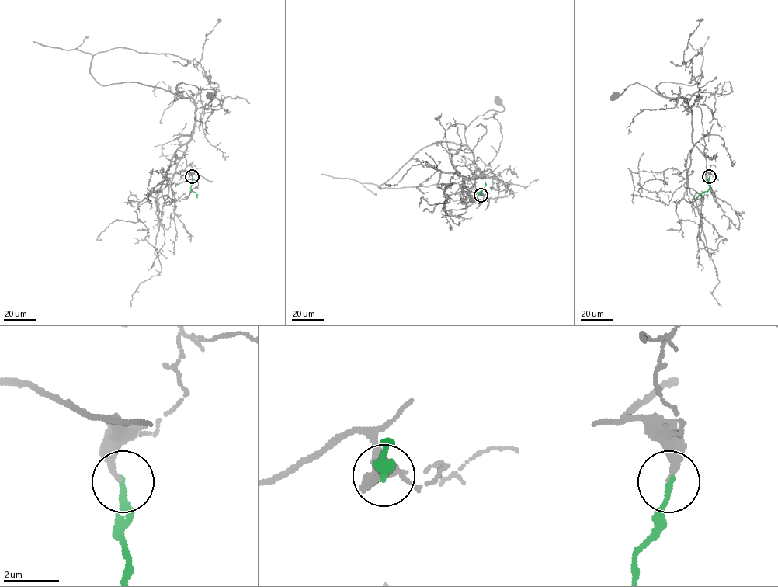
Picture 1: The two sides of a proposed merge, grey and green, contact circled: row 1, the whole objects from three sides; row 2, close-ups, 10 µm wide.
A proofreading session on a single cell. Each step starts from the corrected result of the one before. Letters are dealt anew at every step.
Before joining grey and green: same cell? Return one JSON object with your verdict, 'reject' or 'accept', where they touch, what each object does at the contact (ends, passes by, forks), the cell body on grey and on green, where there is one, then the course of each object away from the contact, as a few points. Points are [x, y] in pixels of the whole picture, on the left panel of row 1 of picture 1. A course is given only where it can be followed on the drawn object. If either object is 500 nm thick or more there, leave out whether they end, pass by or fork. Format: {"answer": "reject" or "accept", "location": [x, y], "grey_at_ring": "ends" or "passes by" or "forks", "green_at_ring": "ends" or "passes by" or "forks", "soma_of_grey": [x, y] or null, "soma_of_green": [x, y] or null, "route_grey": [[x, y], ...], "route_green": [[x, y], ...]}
{"answer": "reject", "location": [192, 176], "grey_at_ring": "ends", "green_at_ring": "ends", "soma_of_grey": [210, 95], "soma_of_green": null, "route_grey": [[192, 176], [175, 171], [190, 139], [195, 104], [175, 88], [184, 82], [216, 92], [210, 95]], "route_green": [[192, 176], [190, 189], [197, 197]]}

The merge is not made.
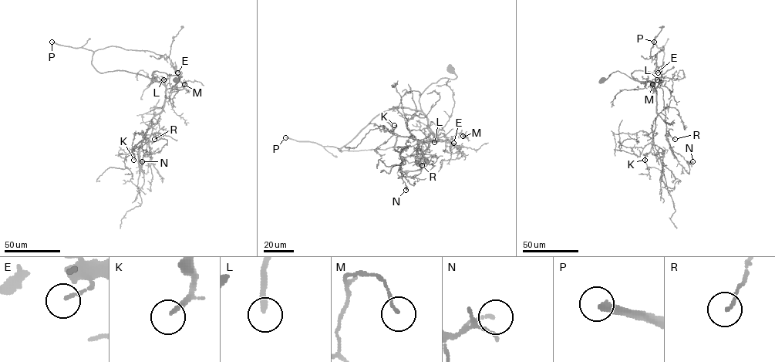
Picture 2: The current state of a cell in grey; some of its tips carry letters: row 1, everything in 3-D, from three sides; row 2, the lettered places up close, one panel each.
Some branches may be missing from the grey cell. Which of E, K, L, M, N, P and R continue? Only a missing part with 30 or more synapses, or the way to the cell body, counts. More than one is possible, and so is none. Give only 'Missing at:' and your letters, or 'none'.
Missing at: K, L, P

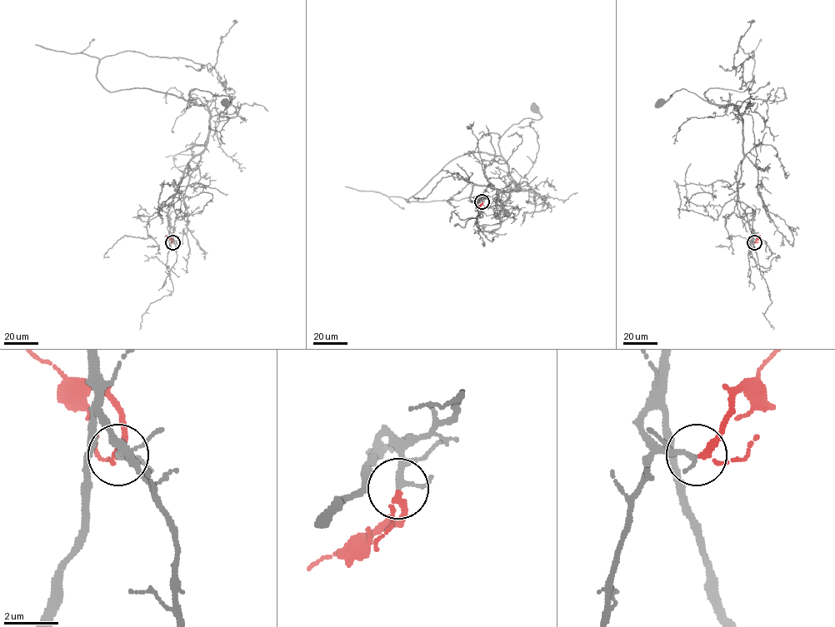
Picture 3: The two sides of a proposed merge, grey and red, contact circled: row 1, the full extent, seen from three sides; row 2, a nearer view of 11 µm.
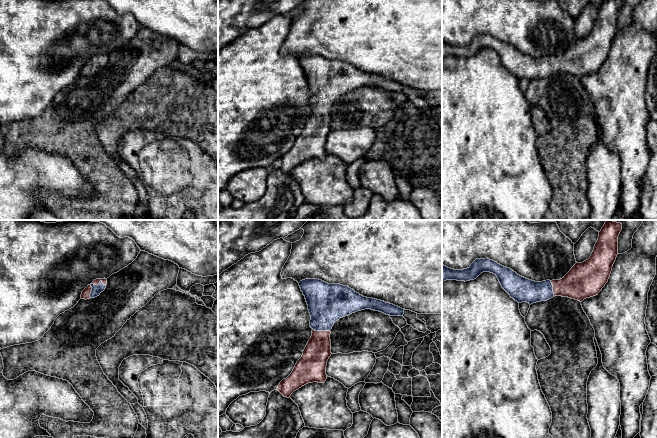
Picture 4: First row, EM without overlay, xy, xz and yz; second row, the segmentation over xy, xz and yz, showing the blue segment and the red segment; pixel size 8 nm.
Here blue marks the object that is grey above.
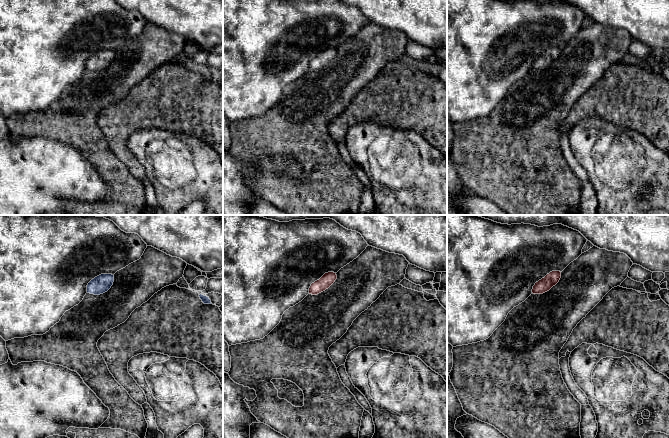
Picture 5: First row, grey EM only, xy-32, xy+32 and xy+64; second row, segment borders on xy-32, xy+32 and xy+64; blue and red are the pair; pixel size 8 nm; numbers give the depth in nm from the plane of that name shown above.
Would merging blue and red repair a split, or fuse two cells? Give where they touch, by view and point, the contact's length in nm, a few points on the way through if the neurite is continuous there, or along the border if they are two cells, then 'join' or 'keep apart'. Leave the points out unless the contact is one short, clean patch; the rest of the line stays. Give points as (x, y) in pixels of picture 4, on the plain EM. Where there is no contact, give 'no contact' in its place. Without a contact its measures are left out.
contact xy (91, 62); length 170 nm; way xy (96, 65), (91, 62), (97, 57); join

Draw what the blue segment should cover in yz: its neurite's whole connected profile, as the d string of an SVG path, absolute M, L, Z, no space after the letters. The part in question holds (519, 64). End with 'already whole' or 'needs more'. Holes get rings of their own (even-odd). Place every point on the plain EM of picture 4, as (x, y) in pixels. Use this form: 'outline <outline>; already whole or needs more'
outline M604 0L590 34L576 39L560 56L535 58L510 44L486 35L476 35L469 44L454 46L442 41L442 58L446 56L470 57L483 48L497 52L502 64L518 79L547 77L554 72L568 73L582 78L598 71L610 53L618 31L618 12L622 0Z; needs more

